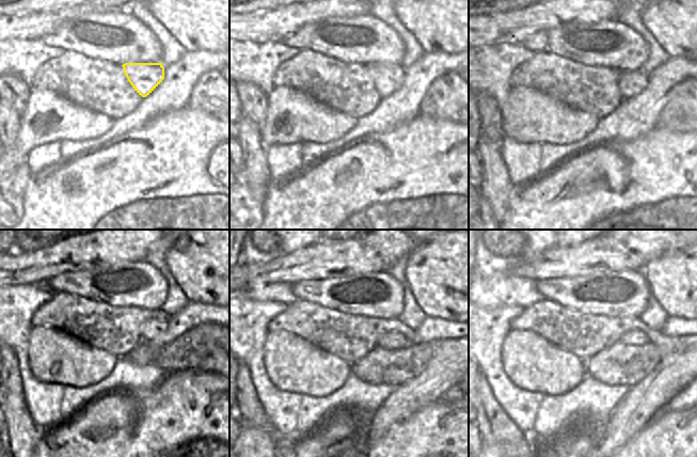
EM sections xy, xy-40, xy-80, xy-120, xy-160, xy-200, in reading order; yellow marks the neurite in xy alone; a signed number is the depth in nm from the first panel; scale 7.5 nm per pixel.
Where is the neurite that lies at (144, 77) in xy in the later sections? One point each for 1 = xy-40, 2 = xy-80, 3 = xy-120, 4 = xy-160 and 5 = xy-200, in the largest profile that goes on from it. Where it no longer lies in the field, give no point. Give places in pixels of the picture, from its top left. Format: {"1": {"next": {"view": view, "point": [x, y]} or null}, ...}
{"1": {"next": {"view": "xy-40", "point": [387, 78]}}, "2": {"next": {"view": "xy-80", "point": [631, 81]}}, "3": {"next": {"view": "xy-120", "point": [155, 325]}}, "4": {"next": {"view": "xy-160", "point": [391, 340]}}, "5": {"next": {"view": "xy-200", "point": [632, 336]}}}

